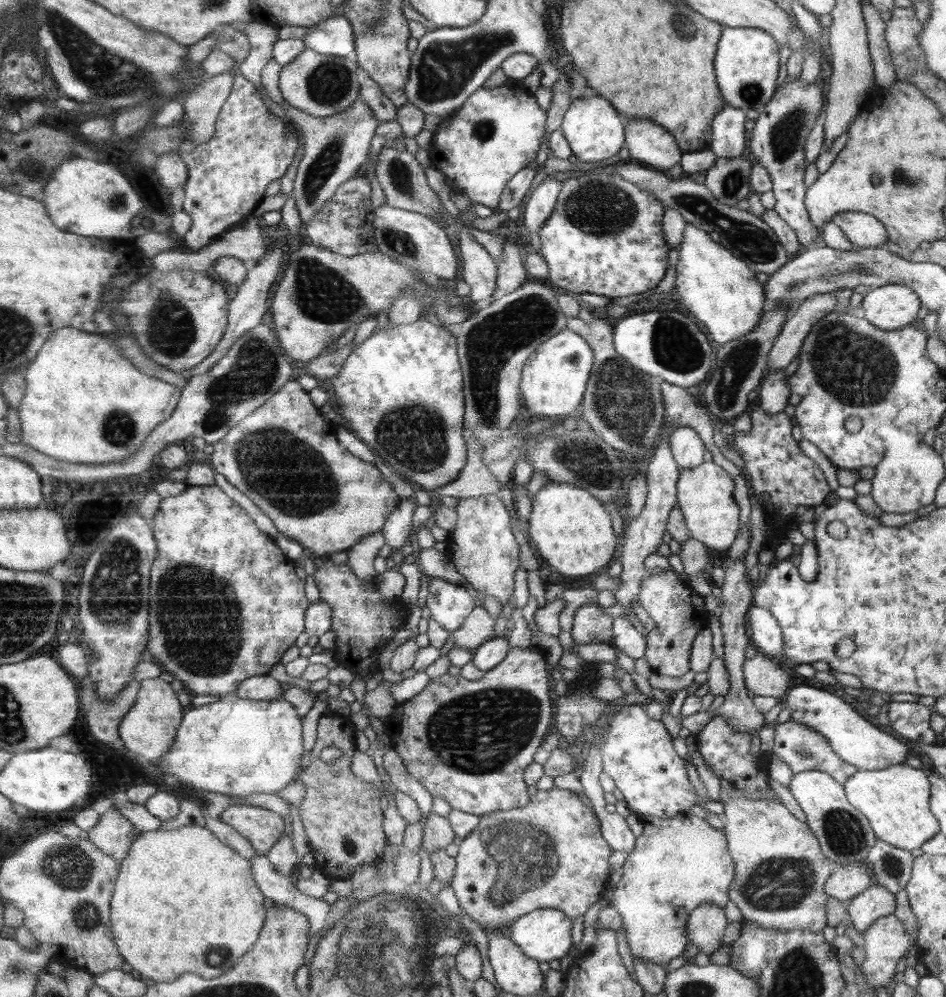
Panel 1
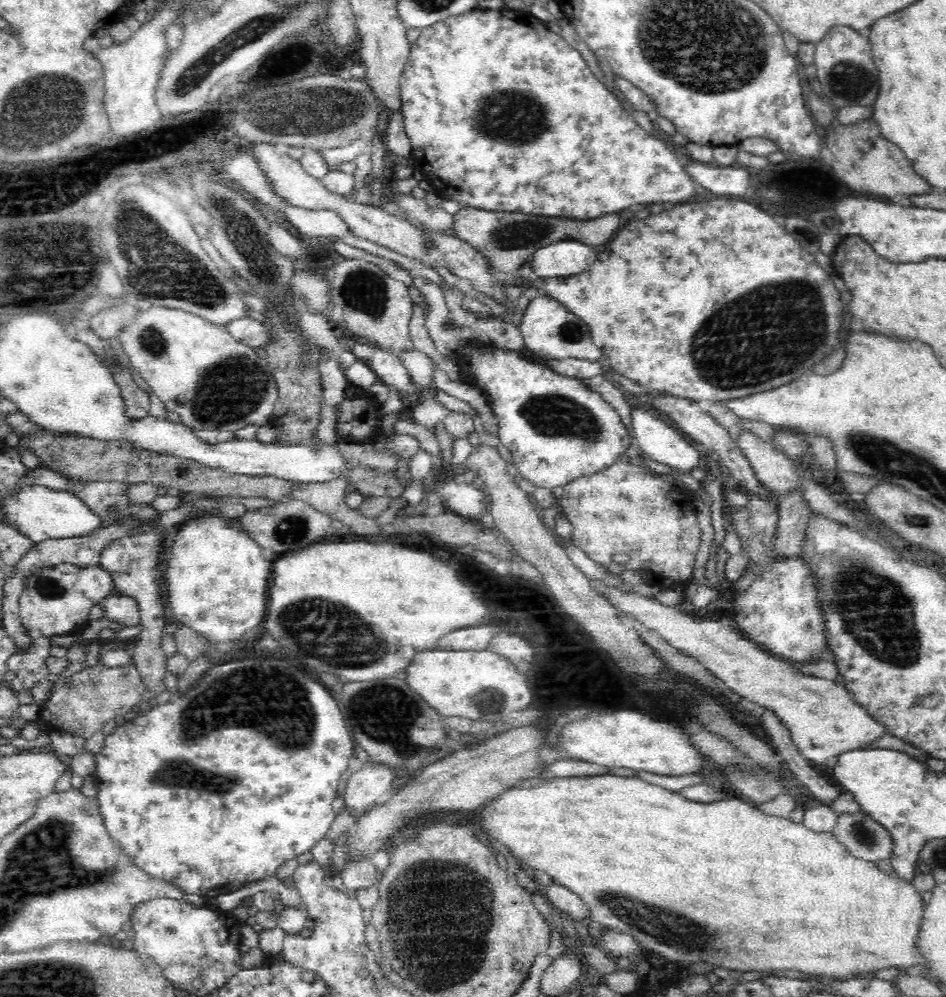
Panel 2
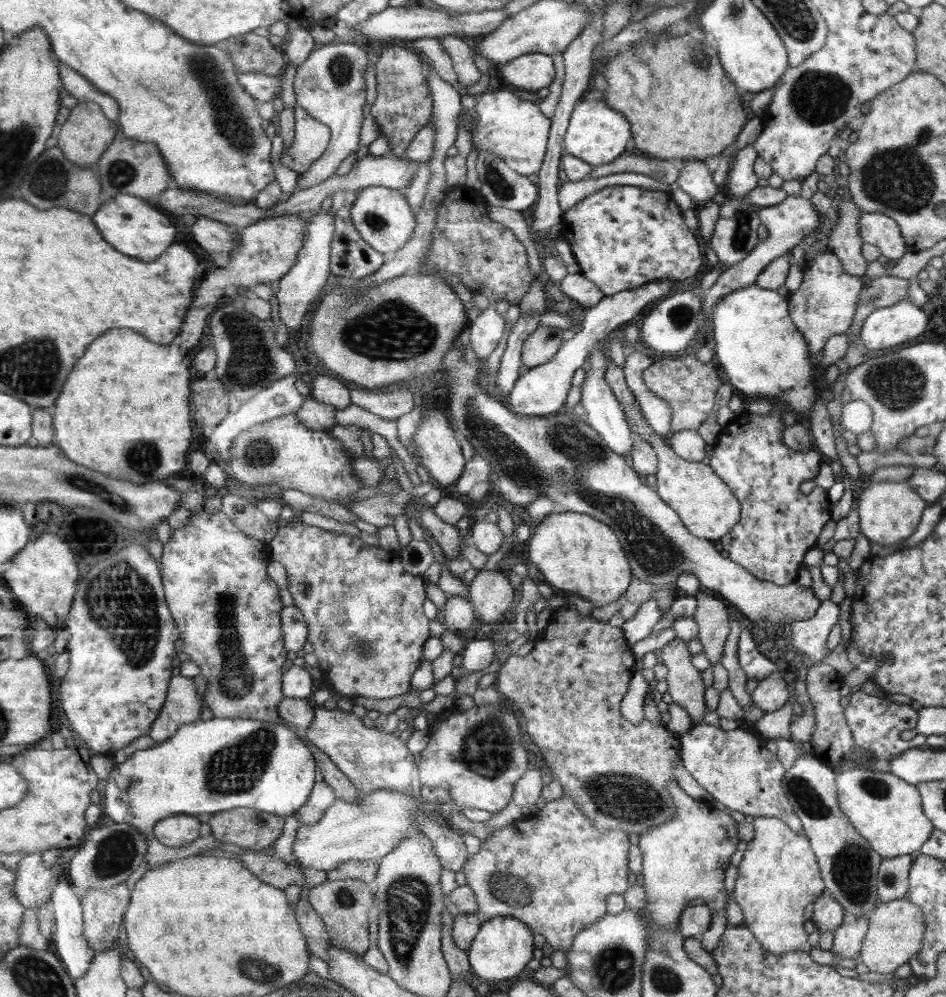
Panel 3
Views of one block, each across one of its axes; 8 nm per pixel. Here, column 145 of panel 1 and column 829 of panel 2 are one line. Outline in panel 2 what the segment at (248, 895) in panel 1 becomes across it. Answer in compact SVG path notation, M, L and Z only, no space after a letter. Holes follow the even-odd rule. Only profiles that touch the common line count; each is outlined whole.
M608 773L589 777L552 777L552 780L548 780L548 778L546 778L542 786L532 788L509 788L499 797L494 798L490 803L487 803L480 816L482 817L480 827L482 827L482 831L488 835L488 837L493 838L498 842L502 842L502 844L504 844L504 846L506 846L506 848L508 848L508 850L513 854L514 858L517 858L518 862L524 869L528 869L530 871L542 870L542 872L546 872L546 874L551 876L553 882L561 884L568 890L574 892L574 894L577 894L590 909L592 921L598 921L602 928L606 928L607 930L614 929L615 931L631 934L640 946L654 951L667 962L672 962L673 964L681 966L684 969L688 969L688 966L691 964L705 962L715 965L716 968L720 967L722 969L744 973L751 971L771 972L774 970L794 970L801 973L814 974L814 976L828 976L831 979L846 979L857 976L871 976L872 972L886 968L894 968L905 972L909 967L916 965L924 966L924 964L926 964L924 963L923 954L920 954L919 948L917 947L917 938L921 929L924 907L926 905L923 904L922 895L920 895L921 892L913 885L912 882L908 882L907 880L900 878L897 874L885 873L884 871L878 869L877 863L856 858L854 855L849 853L849 850L843 846L843 844L836 837L834 837L832 831L813 832L812 830L806 828L806 826L802 823L792 823L788 817L777 817L764 814L757 806L751 804L748 800L743 801L742 799L733 798L717 800L716 802L711 803L694 802L684 798L679 792L670 792L670 790L666 790L660 786L654 786L654 784L640 780L640 778L622 778L622 776L610 776Z

